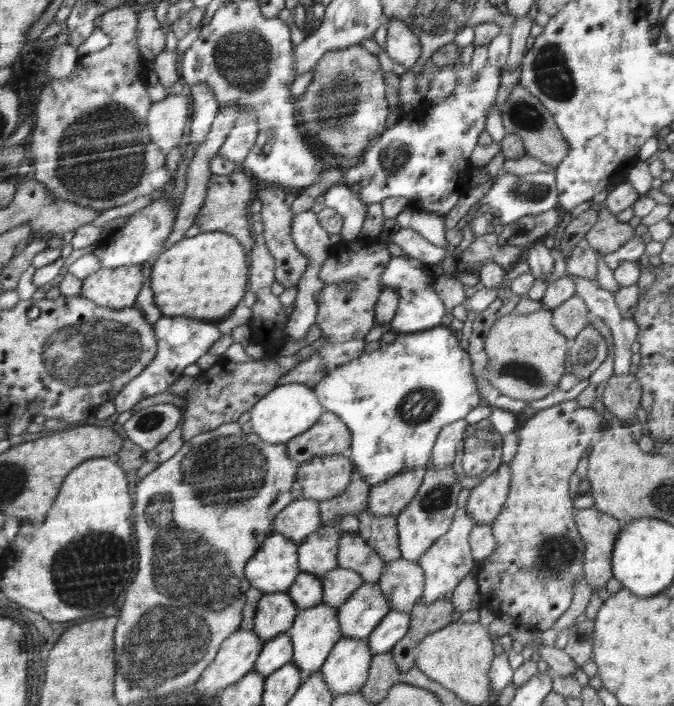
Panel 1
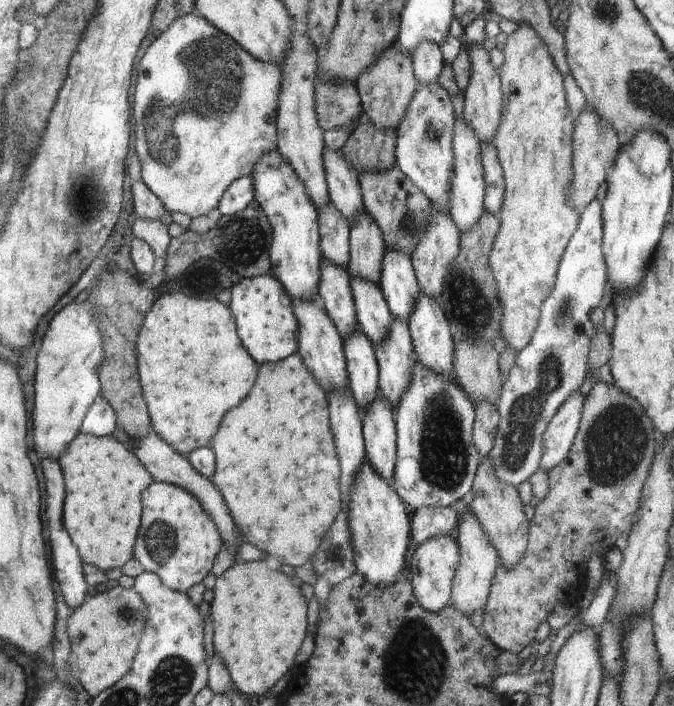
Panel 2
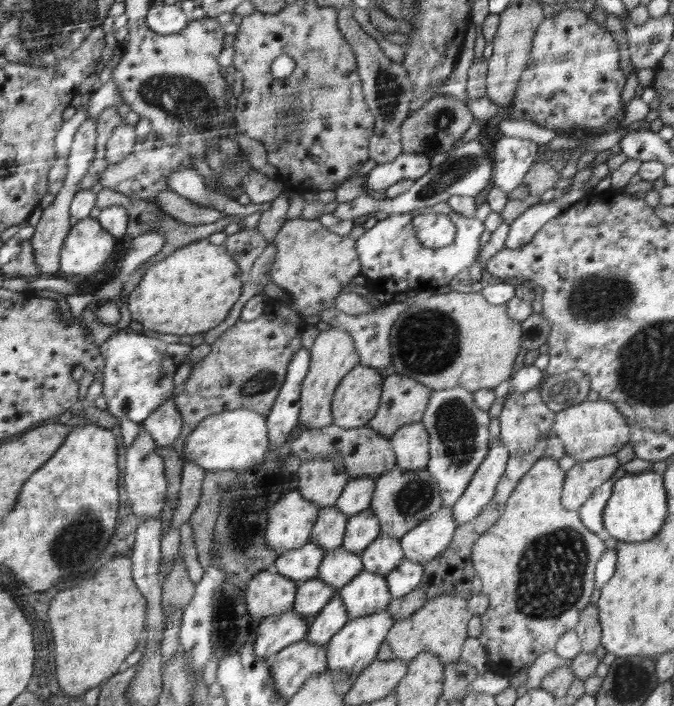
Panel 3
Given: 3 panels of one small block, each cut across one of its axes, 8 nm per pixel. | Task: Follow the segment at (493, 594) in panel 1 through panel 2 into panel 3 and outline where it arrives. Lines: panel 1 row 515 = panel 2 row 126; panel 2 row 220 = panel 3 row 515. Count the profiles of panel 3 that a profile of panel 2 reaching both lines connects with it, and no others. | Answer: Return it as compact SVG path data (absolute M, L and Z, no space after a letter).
M548 457L538 459L534 466L522 476L518 481L516 488L510 494L510 498L502 507L502 515L499 520L490 528L490 530L483 532L472 551L472 560L474 560L476 572L479 572L480 580L482 581L481 593L486 594L489 600L486 612L480 615L481 631L477 636L477 640L482 643L482 647L486 649L489 658L489 670L497 672L502 676L508 676L514 680L519 679L518 670L526 664L533 663L540 654L554 651L554 646L559 643L560 638L574 627L578 626L579 619L582 618L582 612L590 606L591 594L595 591L595 566L599 561L601 554L606 550L604 542L598 538L596 533L588 529L583 521L580 520L577 511L567 509L562 504L562 490L564 479L567 478L567 473L564 472L556 460Z

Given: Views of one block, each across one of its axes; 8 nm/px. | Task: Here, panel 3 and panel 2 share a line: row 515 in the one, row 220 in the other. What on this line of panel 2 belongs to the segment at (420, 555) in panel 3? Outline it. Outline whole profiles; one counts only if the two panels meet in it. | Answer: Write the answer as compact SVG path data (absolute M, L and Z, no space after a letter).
M433 210L433 220L429 225L427 236L410 258L419 288L425 296L438 301L452 262L461 252L460 240L462 240L462 234L449 214Z

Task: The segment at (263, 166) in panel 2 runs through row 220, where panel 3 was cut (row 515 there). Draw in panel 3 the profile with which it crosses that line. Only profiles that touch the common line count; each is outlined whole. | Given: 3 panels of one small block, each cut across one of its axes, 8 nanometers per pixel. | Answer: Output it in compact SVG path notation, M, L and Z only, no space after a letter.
M295 489L280 498L268 512L265 539L267 545L282 554L303 547L314 530L318 508Z

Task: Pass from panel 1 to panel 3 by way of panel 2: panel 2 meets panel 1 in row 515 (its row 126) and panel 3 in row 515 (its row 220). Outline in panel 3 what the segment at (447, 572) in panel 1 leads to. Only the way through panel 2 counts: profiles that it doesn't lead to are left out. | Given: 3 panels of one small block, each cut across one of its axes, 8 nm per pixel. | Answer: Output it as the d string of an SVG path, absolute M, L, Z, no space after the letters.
M496 438L496 442L491 444L488 456L484 457L464 489L464 494L452 508L452 516L455 516L457 526L478 517L494 499L495 488L507 468L508 449L500 438Z

